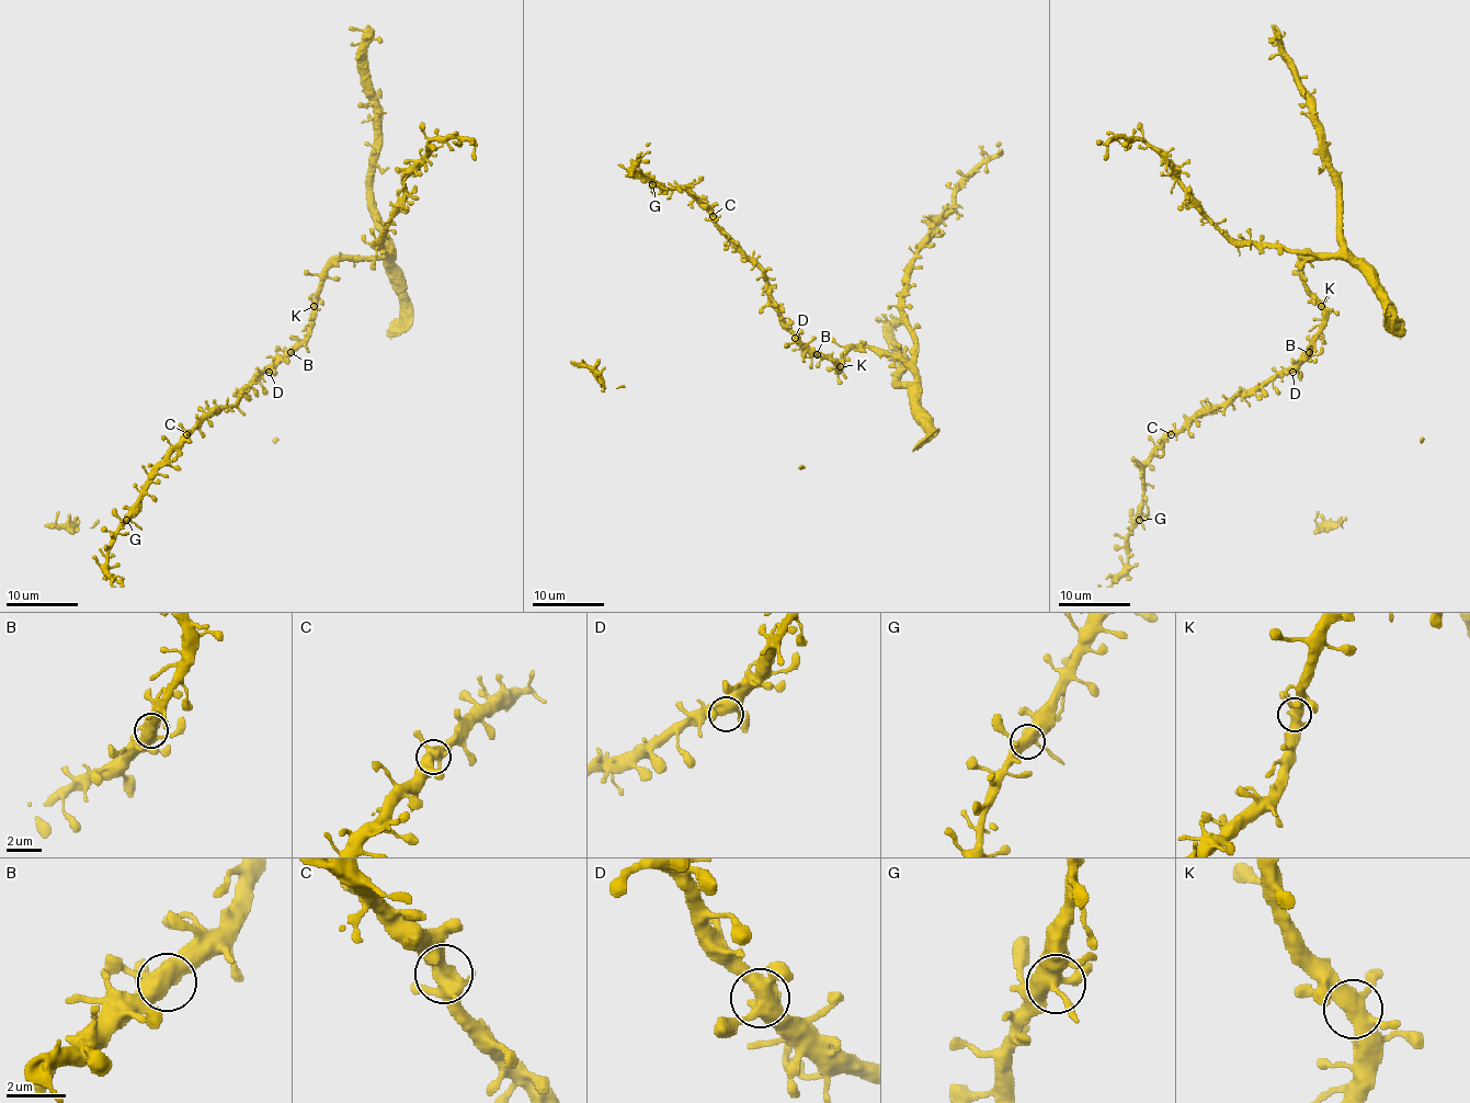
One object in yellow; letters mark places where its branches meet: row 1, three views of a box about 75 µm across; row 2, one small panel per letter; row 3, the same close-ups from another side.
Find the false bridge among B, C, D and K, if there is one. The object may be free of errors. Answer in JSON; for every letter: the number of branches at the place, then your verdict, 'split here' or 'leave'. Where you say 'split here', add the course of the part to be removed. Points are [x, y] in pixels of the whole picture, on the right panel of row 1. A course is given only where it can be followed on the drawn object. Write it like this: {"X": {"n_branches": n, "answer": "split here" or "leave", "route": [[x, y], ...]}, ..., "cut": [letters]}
{"B": {"n_branches": 4, "answer": "leave"}, "C": {"n_branches": 4, "answer": "leave"}, "D": {"n_branches": 4, "answer": "leave"}, "K": {"n_branches": 4, "answer": "leave"}, "cut": []}

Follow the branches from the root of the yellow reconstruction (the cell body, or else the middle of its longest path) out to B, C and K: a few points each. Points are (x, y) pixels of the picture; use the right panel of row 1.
B: (1289, 366), (1295, 366), (1309, 352)
C: (1289, 366), (1250, 390), (1239, 390), (1222, 405), (1203, 408), (1170, 433)
K: (1289, 366), (1298, 363), (1318, 332), (1321, 306)

